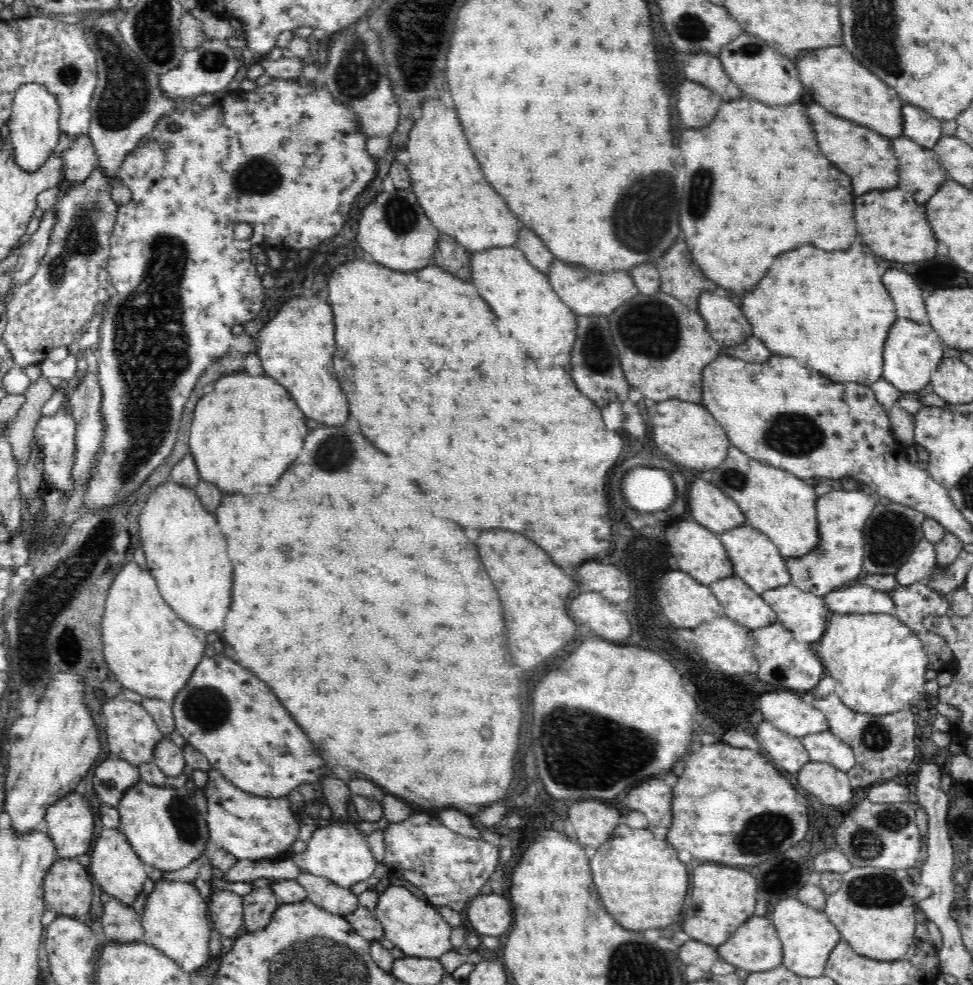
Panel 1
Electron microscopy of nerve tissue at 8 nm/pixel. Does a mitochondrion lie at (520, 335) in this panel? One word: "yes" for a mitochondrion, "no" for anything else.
no

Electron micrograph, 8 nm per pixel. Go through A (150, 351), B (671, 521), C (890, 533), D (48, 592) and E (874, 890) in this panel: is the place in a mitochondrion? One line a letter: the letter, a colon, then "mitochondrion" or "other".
A: mitochondrion
B: other
C: mitochondrion
D: mitochondrion
E: mitochondrion

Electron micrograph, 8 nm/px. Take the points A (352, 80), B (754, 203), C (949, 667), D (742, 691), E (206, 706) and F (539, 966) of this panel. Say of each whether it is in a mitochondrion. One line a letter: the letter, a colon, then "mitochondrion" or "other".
A: mitochondrion
B: other
C: other
D: other
E: mitochondrion
F: other

